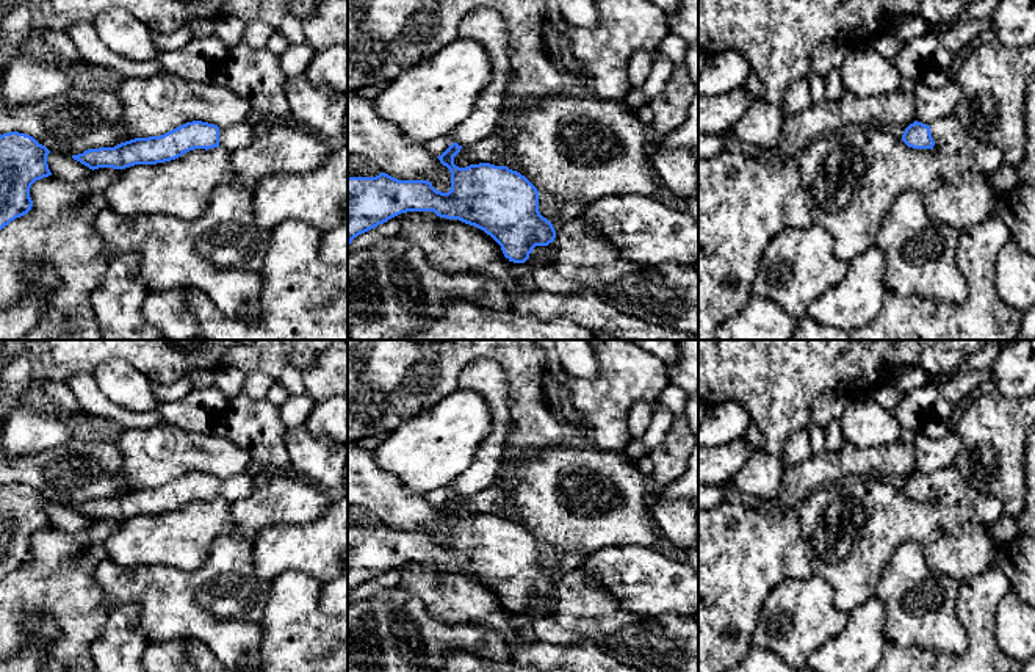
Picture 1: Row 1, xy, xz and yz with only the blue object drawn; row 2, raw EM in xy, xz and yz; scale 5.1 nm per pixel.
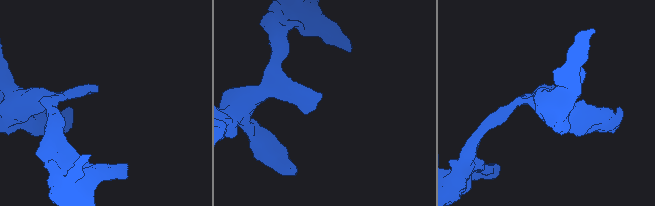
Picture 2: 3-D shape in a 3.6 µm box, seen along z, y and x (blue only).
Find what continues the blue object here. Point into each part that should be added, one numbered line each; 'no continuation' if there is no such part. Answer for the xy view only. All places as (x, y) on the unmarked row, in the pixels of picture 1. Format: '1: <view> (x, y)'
1: xy (234, 487)

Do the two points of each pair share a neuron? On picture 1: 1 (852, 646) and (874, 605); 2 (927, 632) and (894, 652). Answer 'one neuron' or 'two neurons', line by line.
1: one neuron
2: two neurons

